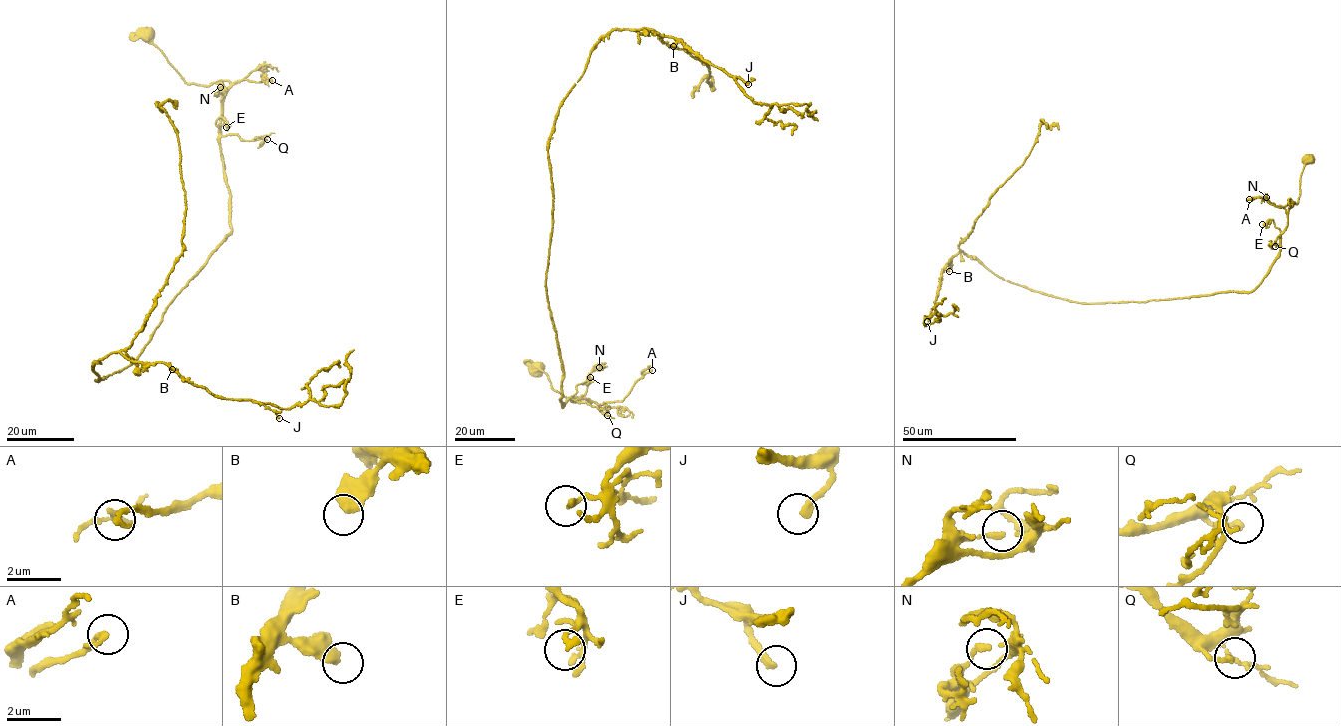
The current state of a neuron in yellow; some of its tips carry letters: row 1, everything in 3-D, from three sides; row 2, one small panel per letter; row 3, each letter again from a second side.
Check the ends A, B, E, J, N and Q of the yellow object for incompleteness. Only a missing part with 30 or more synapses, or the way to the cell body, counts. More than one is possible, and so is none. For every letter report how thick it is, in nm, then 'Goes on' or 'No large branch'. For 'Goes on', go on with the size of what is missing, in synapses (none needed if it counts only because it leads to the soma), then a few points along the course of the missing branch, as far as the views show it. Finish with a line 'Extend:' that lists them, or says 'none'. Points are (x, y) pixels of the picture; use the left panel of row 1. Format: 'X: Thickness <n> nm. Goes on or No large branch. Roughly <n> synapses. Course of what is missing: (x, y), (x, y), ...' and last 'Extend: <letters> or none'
A: Thickness 200 nm. No large branch
B: Thickness 550 nm. No large branch
E: Thickness 220 nm. No large branch
J: Thickness 280 nm. Goes on. Roughly 50 synapses. Course of what is missing: (279, 418), (309, 426), (334, 422), (342, 417), (357, 420), (363, 412)
N: Thickness 190 nm. No large branch
Q: Thickness 180 nm. No large branch
Extend: J

